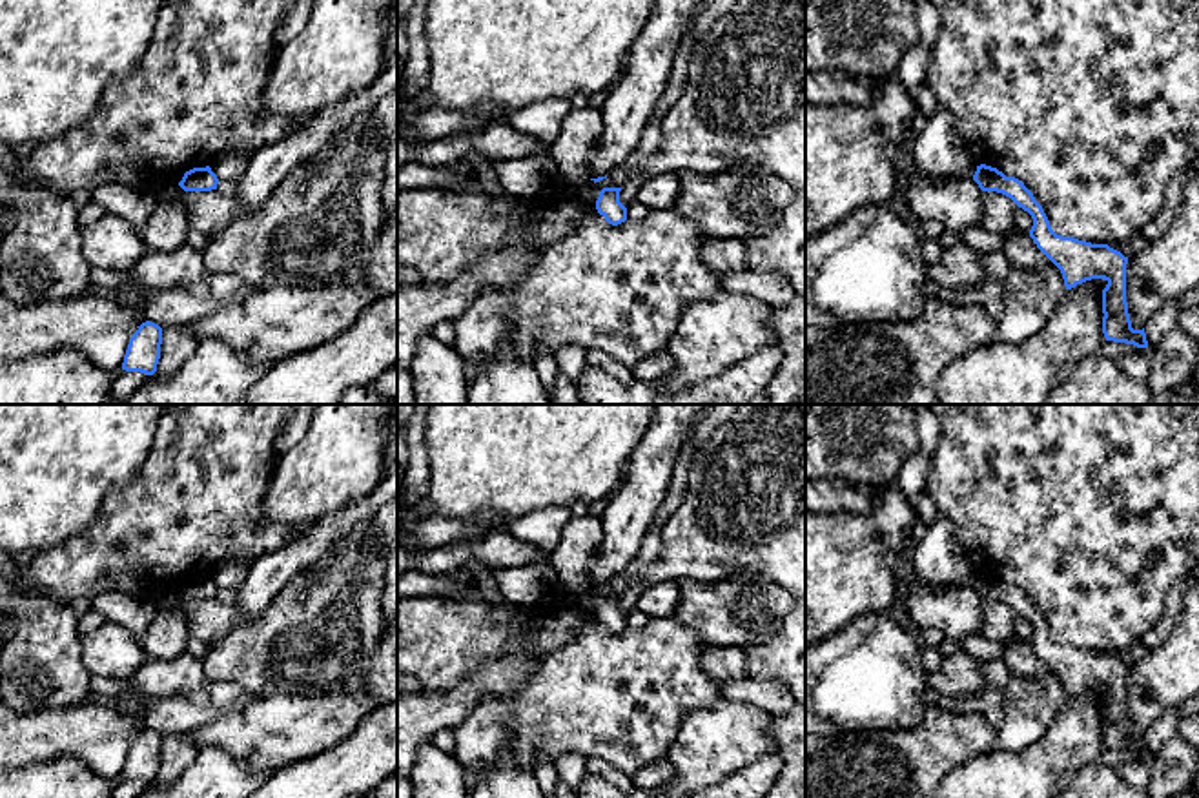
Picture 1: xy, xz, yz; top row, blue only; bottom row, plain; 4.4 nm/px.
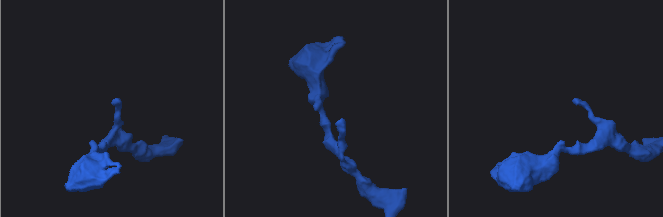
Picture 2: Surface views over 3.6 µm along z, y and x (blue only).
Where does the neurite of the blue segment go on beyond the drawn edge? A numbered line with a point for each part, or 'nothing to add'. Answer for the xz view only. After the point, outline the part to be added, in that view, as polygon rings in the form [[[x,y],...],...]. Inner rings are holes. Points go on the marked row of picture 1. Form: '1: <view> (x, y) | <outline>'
nothing to add

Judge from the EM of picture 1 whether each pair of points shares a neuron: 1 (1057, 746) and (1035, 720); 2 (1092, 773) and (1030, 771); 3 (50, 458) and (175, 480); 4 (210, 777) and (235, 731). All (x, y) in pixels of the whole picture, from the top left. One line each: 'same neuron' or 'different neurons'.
1: different neurons
2: different neurons
3: different neurons
4: different neurons

